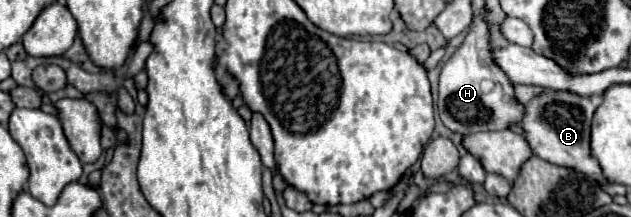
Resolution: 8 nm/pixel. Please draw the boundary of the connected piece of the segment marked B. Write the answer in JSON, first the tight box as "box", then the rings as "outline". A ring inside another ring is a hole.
{"box":[522,90,610,184],"outline":[[[546,90],[540,96],[532,98],[526,104],[526,108],[528,108],[528,112],[524,114],[522,128],[526,130],[526,140],[538,158],[552,162],[556,166],[572,168],[600,184],[610,184],[604,178],[598,160],[590,152],[590,120],[596,110],[594,100],[576,96],[570,92]]]}

